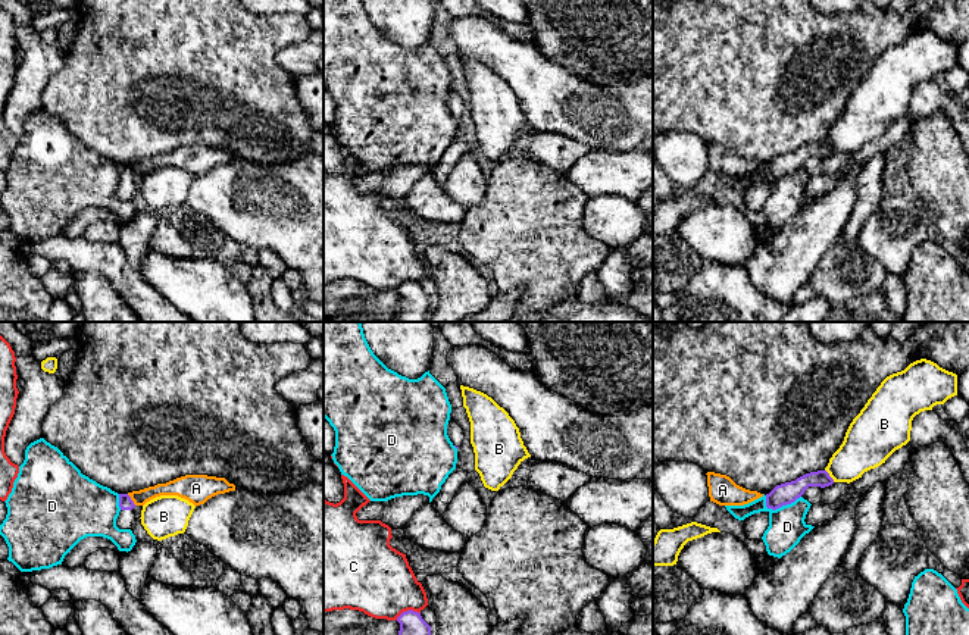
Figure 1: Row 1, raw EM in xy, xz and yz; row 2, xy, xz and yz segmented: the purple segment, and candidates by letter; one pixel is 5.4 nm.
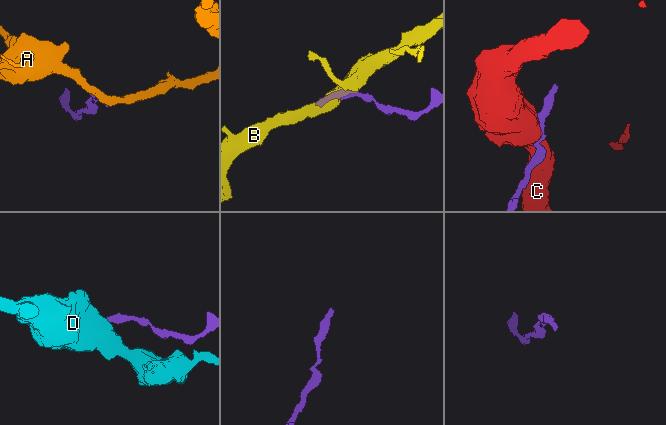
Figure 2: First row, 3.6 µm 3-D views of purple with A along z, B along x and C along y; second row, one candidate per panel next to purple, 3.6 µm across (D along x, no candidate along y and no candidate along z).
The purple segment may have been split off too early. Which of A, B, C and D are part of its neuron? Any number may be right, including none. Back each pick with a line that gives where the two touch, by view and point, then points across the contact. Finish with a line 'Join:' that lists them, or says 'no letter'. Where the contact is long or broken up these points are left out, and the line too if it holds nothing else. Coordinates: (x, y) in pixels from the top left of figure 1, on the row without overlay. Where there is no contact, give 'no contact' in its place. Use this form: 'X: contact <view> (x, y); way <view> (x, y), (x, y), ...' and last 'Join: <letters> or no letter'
Join: no letter

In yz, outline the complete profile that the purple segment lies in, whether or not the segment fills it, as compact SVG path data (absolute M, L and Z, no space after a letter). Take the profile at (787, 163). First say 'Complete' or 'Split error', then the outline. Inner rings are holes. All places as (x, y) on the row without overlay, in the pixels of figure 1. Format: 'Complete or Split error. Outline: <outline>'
Complete. Outline: M826 141L806 144L795 151L776 156L769 165L766 165L766 178L776 181L782 176L794 173L809 157L825 159L832 154L834 150Z

